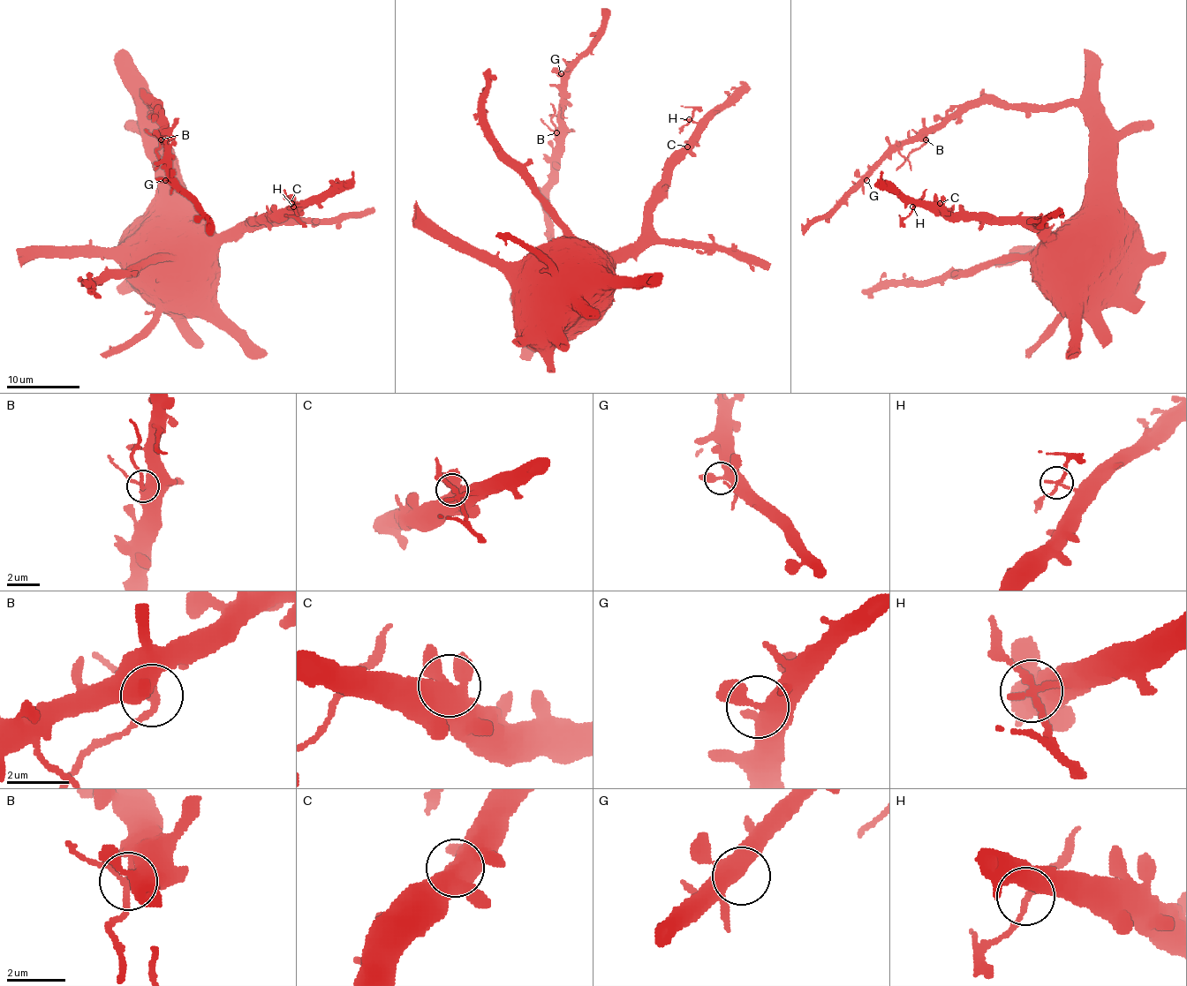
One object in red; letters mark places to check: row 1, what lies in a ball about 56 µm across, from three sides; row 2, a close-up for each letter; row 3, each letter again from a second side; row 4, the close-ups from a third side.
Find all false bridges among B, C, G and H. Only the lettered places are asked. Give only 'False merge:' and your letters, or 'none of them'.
False merge: B, H

